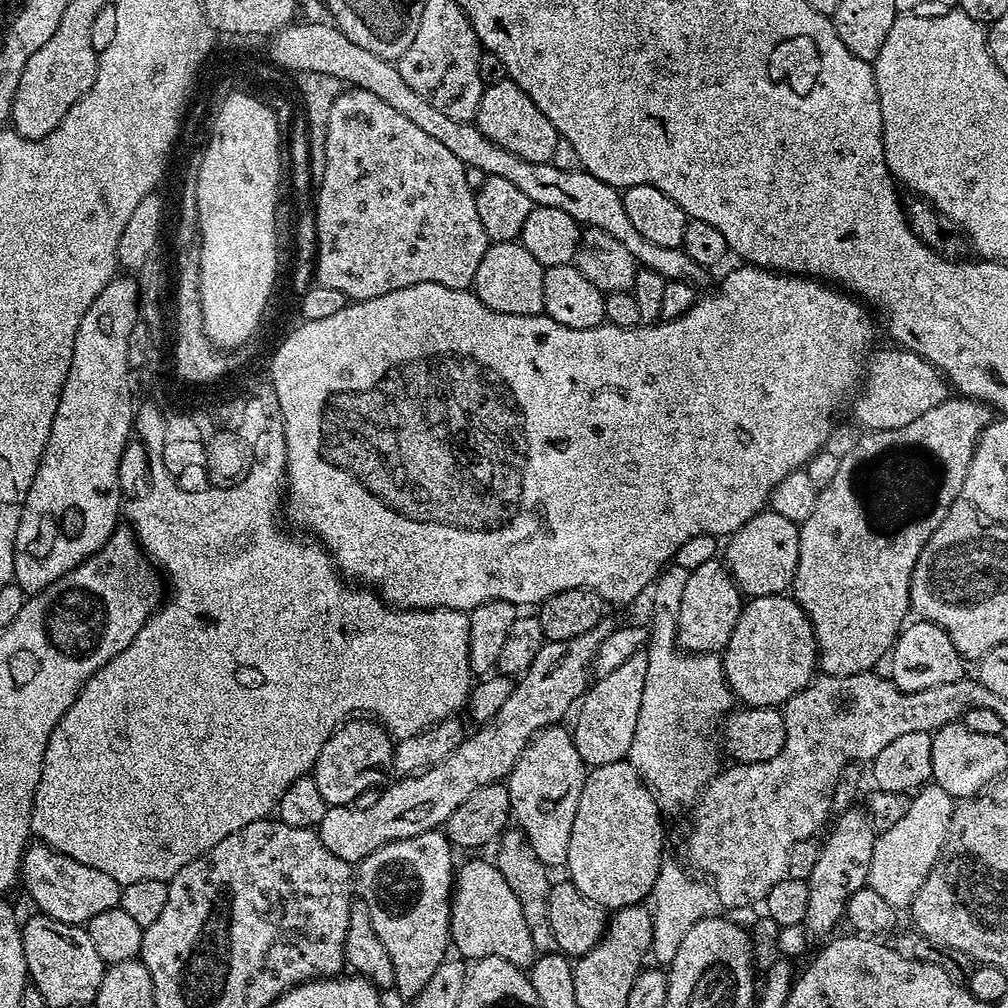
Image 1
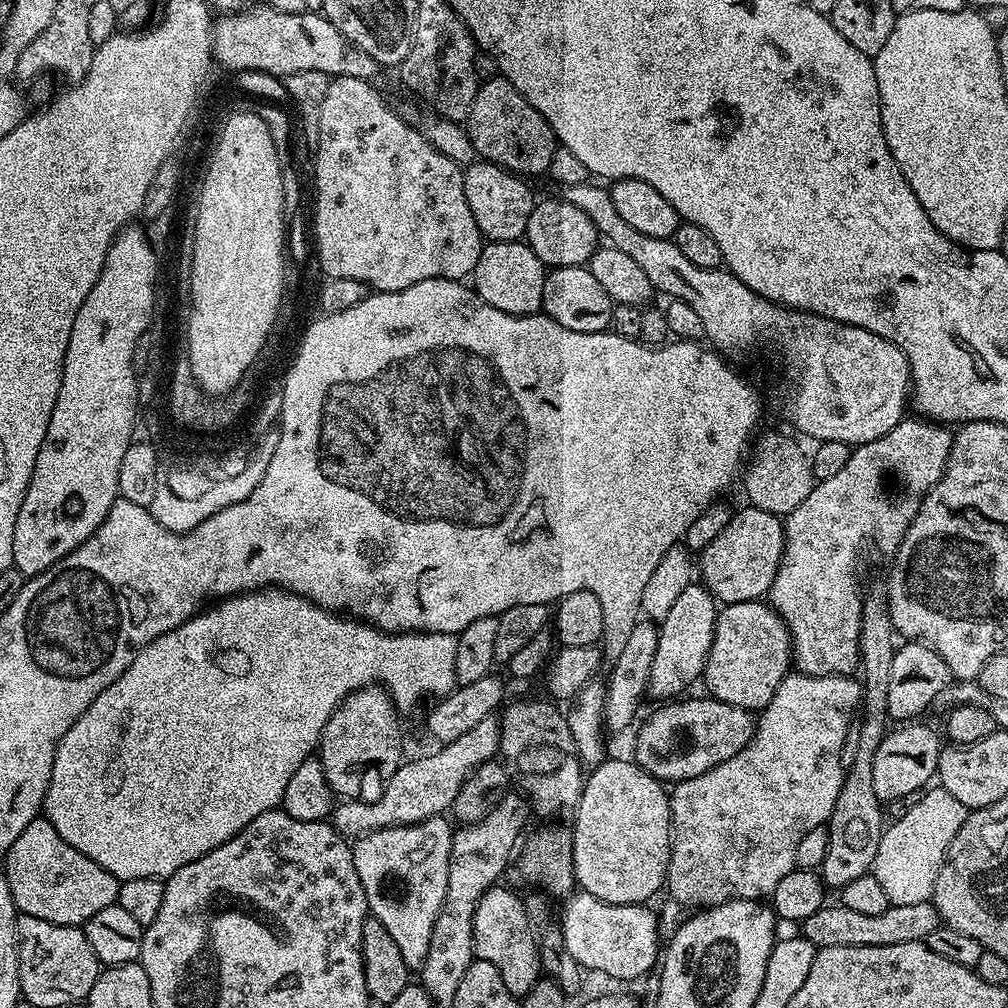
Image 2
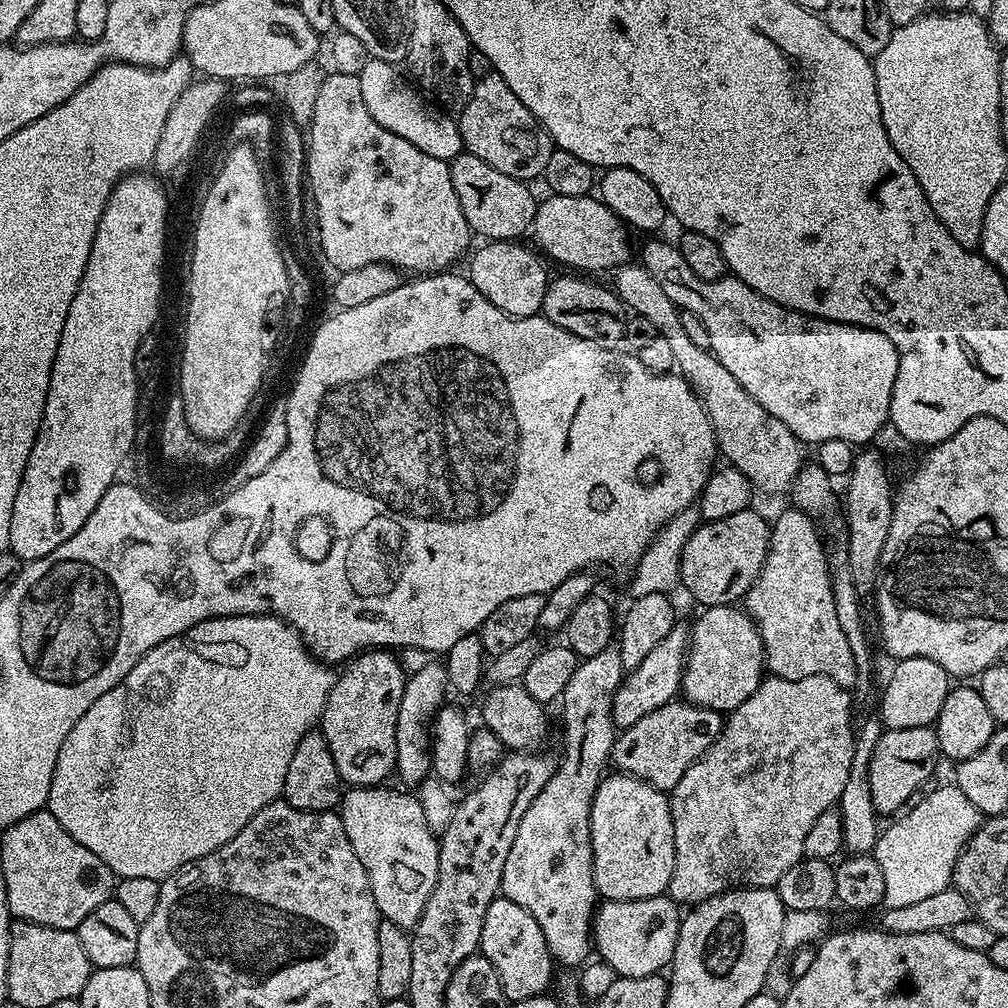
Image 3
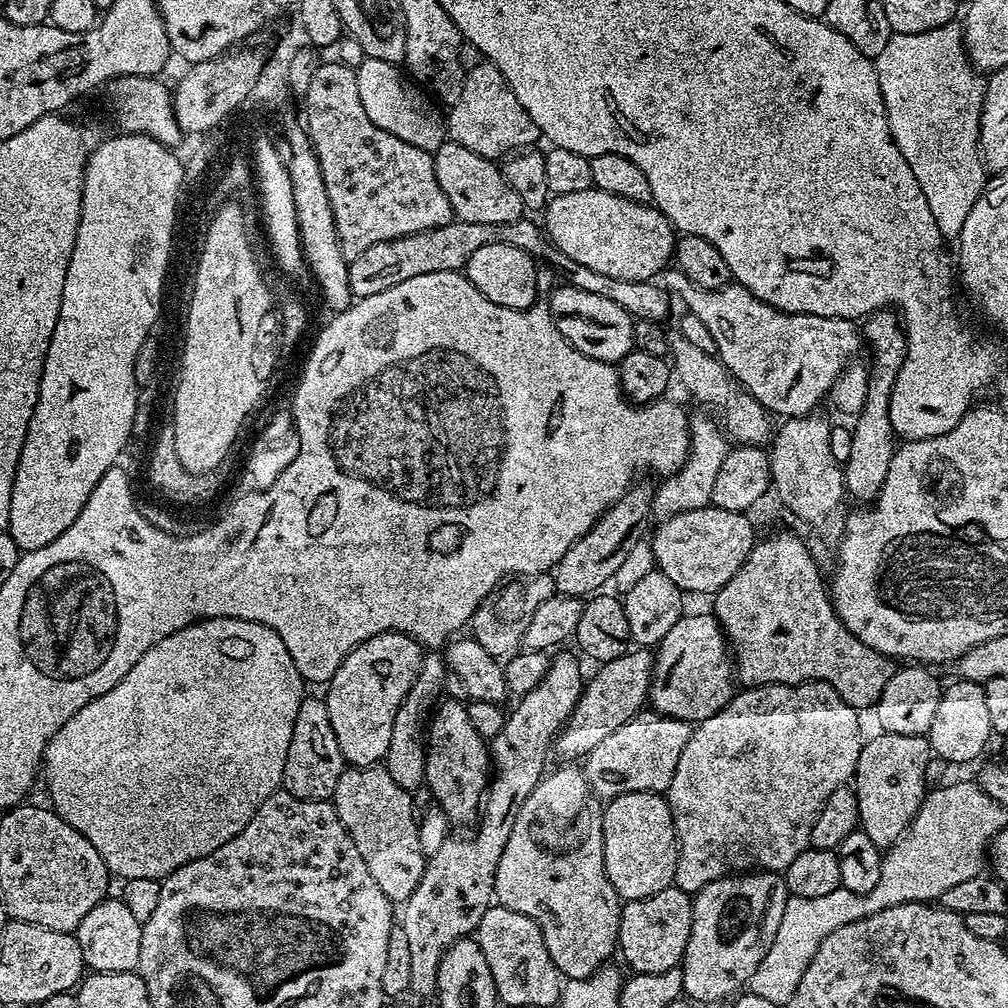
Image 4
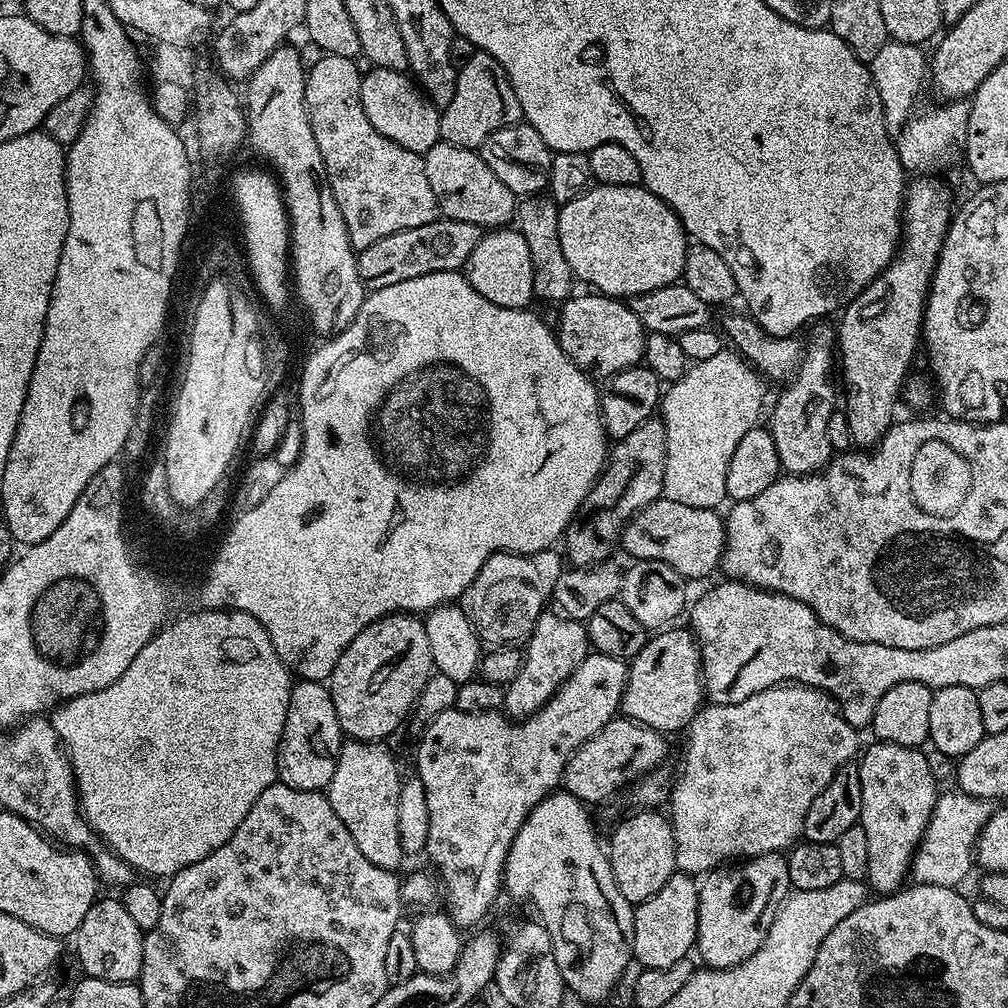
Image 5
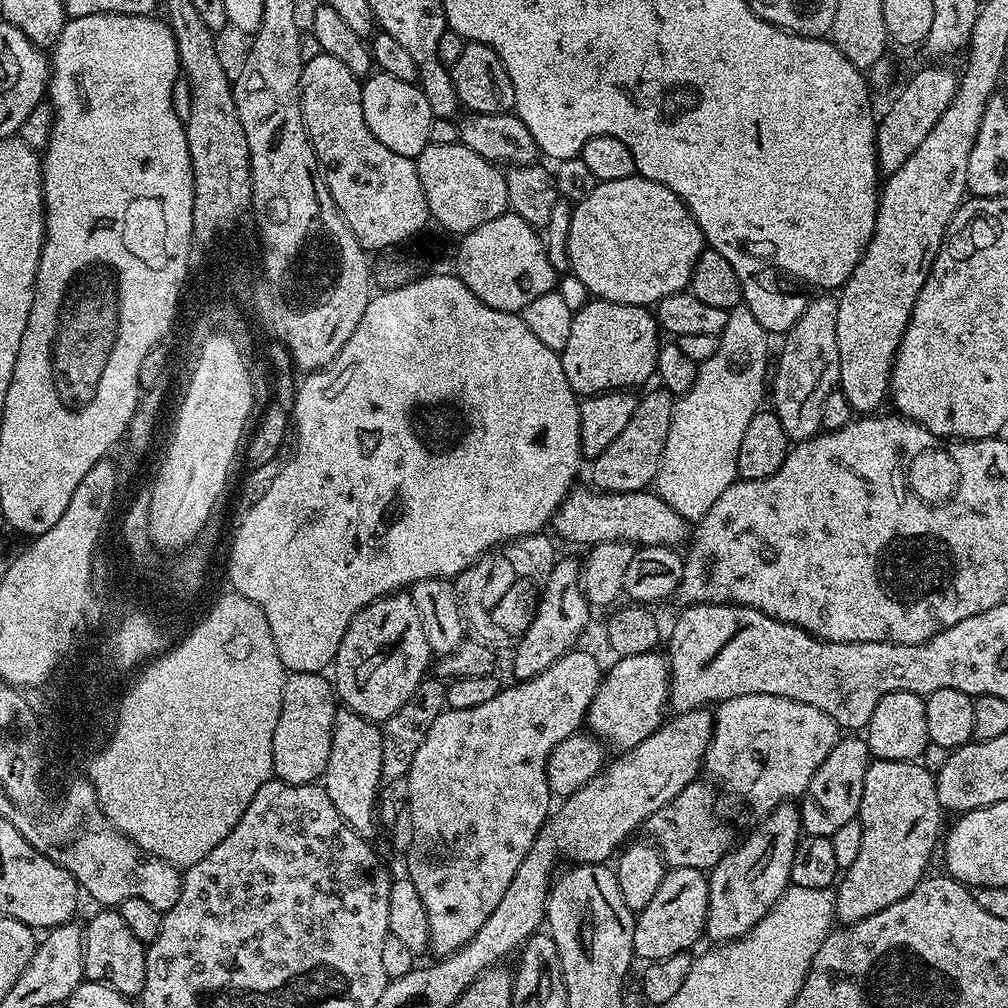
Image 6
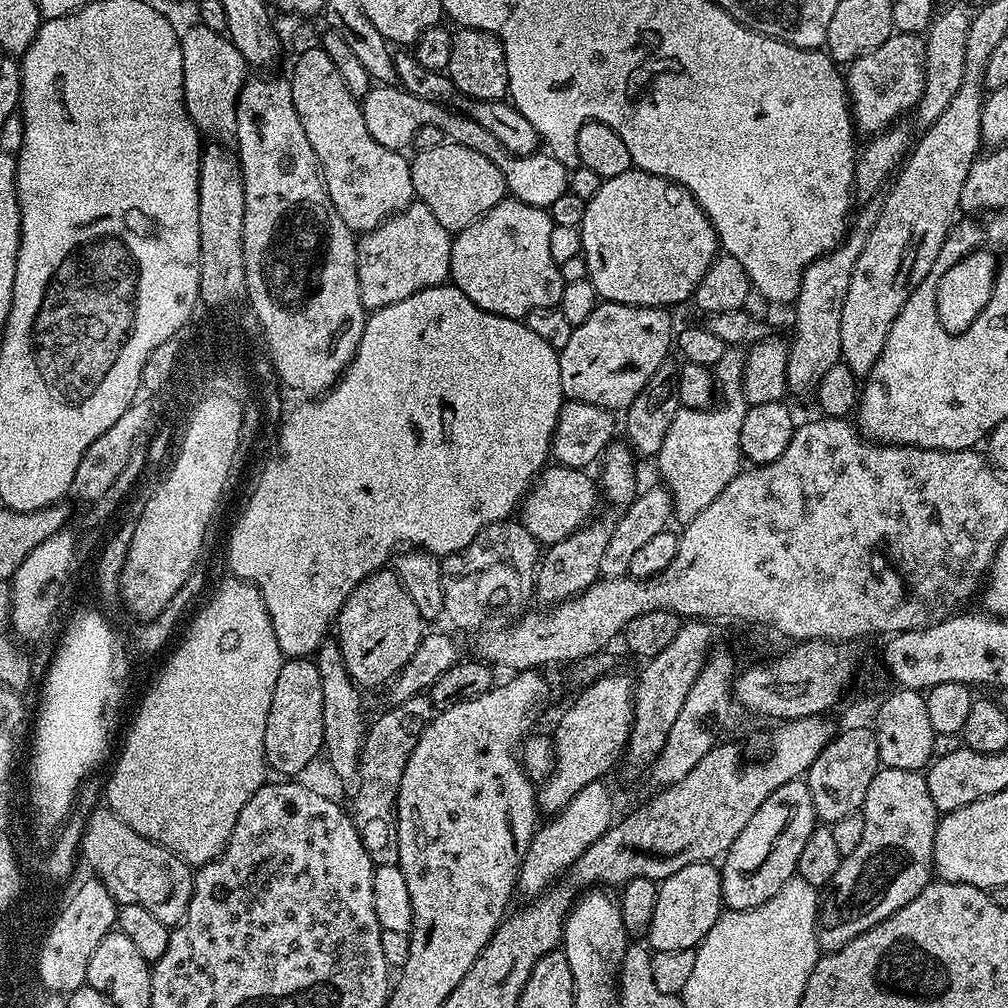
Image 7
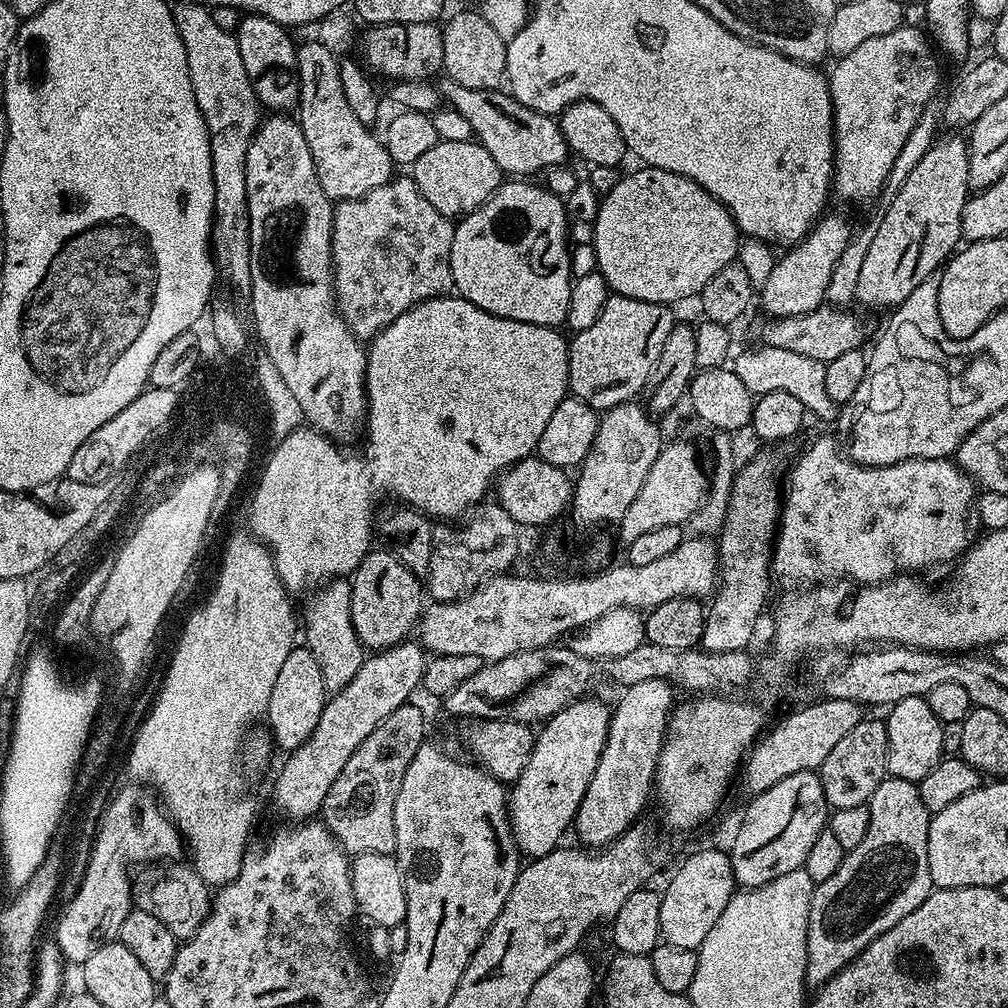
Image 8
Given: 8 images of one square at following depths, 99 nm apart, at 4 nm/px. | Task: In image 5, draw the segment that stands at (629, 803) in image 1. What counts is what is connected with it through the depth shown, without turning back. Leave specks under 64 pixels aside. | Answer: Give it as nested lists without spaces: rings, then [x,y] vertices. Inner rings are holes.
[[[636,810],[633,816],[628,816],[616,829],[612,832],[612,841],[607,841],[606,851],[608,861],[612,867],[614,874],[614,882],[618,882],[618,890],[622,890],[622,898],[626,898],[629,904],[635,906],[646,902],[646,898],[650,898],[654,894],[658,894],[658,890],[662,890],[662,886],[666,886],[666,882],[677,871],[676,867],[676,839],[672,833],[672,825],[667,815],[663,816],[660,810]]]

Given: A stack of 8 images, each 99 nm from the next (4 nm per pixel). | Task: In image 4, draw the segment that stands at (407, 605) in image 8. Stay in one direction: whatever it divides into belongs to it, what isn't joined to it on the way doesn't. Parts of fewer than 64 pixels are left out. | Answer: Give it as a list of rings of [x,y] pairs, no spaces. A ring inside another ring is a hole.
[[[387,632],[366,638],[340,663],[326,685],[326,703],[345,765],[370,768],[385,759],[394,716],[414,686],[425,655],[425,649],[414,638],[401,632]]]

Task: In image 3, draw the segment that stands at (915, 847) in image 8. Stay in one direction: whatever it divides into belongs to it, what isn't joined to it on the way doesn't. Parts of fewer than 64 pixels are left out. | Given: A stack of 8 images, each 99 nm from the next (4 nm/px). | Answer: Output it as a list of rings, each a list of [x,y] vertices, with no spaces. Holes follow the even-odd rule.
[[[914,726],[881,731],[878,746],[874,746],[874,754],[870,758],[868,771],[870,798],[874,798],[877,813],[899,813],[917,795],[919,784],[934,775],[937,771],[936,760],[940,759],[940,747],[935,727]]]

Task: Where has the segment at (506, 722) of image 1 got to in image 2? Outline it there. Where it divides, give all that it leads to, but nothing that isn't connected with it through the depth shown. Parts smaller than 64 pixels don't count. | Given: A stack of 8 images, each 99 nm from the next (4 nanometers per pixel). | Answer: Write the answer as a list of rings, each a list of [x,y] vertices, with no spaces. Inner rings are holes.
[[[495,715],[482,718],[474,730],[466,730],[462,738],[438,748],[438,752],[401,763],[394,775],[387,777],[379,798],[367,804],[364,798],[348,798],[332,809],[330,823],[345,838],[359,838],[374,829],[390,825],[416,824],[445,813],[460,793],[462,782],[478,766],[493,759],[500,747],[500,720]]]

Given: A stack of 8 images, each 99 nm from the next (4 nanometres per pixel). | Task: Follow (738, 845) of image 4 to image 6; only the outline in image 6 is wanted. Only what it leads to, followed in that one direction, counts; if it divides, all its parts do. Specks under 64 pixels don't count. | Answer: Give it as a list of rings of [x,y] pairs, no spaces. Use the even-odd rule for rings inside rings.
[[[742,694],[738,698],[721,700],[715,705],[712,741],[704,755],[703,771],[709,772],[713,776],[711,779],[721,789],[724,787],[730,795],[737,796],[759,814],[767,814],[780,804],[803,797],[804,791],[810,786],[810,778],[814,778],[814,770],[826,762],[826,754],[834,750],[841,736],[840,725],[832,721],[830,714],[818,710],[818,706],[774,694]]]

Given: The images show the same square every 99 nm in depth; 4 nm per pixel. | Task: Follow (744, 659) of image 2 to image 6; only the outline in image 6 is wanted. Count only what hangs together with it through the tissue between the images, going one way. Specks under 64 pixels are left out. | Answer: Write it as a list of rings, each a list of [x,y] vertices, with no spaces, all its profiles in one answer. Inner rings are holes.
[[[653,650],[642,654],[621,656],[615,661],[617,664],[609,672],[607,669],[603,673],[600,688],[596,691],[596,696],[592,699],[591,706],[588,707],[586,717],[587,727],[592,727],[589,728],[591,735],[595,736],[597,740],[601,742],[612,740],[616,750],[627,750],[638,746],[638,742],[650,738],[650,734],[654,734],[654,730],[658,730],[661,724],[665,723],[664,708],[666,712],[670,673],[667,659],[661,653],[659,656],[658,653],[659,651]]]

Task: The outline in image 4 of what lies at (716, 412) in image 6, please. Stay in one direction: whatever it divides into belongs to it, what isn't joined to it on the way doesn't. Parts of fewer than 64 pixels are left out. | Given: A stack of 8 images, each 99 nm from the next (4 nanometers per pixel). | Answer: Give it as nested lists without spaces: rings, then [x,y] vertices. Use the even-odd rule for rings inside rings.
[[[693,419],[690,424],[688,438],[688,457],[684,465],[663,481],[664,485],[656,488],[656,497],[652,500],[651,515],[657,521],[669,520],[674,514],[682,514],[686,510],[698,510],[709,507],[714,494],[714,481],[718,478],[718,470],[726,458],[730,441],[724,435],[715,419]]]

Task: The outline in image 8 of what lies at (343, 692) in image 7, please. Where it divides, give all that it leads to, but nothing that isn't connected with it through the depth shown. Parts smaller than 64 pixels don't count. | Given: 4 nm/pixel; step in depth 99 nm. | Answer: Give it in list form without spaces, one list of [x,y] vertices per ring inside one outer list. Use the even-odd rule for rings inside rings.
[[[336,578],[323,585],[324,596],[307,597],[308,605],[304,608],[304,640],[303,643],[314,654],[318,662],[318,670],[322,670],[322,682],[325,693],[333,694],[358,673],[366,655],[366,649],[360,643],[354,624],[350,618],[351,583],[344,578]]]

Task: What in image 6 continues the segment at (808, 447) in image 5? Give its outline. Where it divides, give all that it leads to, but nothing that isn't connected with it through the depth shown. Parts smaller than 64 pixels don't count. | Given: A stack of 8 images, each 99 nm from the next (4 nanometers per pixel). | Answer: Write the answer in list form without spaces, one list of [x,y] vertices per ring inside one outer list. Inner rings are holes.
[[[816,294],[809,299],[808,305],[802,310],[802,314],[798,318],[798,322],[794,322],[794,326],[789,332],[783,333],[782,340],[784,345],[780,348],[780,361],[775,361],[774,371],[770,376],[770,404],[776,413],[778,422],[782,422],[782,430],[786,430],[789,441],[799,442],[808,440],[811,436],[817,435],[821,431],[820,423],[822,422],[822,405],[826,403],[826,397],[830,393],[837,391],[840,382],[840,363],[838,362],[838,299],[832,294]]]

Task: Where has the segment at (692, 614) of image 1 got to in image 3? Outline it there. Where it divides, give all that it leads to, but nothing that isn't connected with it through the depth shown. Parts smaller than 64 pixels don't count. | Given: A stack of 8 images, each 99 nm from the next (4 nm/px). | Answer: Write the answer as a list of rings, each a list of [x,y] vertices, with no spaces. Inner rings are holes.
[[[676,623],[670,634],[666,634],[666,638],[662,638],[662,642],[658,642],[658,646],[654,646],[654,650],[646,654],[646,658],[642,658],[638,667],[625,675],[612,699],[612,720],[617,729],[634,726],[638,718],[646,718],[646,714],[658,710],[658,706],[666,706],[677,699],[684,677],[684,661],[688,655],[689,639],[689,629],[683,628],[683,623]]]

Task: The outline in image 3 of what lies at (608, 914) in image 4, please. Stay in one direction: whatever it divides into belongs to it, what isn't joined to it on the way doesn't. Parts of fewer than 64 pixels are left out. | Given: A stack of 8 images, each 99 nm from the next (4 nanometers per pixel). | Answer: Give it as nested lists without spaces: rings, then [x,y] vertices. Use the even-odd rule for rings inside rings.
[[[616,646],[577,663],[562,697],[564,761],[559,761],[550,782],[546,782],[538,798],[530,802],[526,814],[522,814],[514,846],[510,846],[506,866],[502,866],[503,899],[518,902],[542,926],[546,946],[553,961],[564,964],[560,966],[583,965],[589,959],[588,951],[591,953],[594,948],[592,926],[598,893],[592,869],[590,814],[594,794],[609,767],[618,735],[612,720],[612,699],[625,675],[620,649]]]

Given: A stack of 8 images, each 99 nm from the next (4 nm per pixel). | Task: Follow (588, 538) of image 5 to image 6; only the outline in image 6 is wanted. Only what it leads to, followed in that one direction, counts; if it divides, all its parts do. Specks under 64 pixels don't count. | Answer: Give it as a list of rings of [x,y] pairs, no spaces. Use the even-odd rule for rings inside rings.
[[[663,390],[648,392],[637,399],[634,418],[630,418],[622,434],[618,434],[618,438],[614,438],[614,442],[610,442],[610,446],[591,461],[591,487],[601,492],[640,494],[647,484],[649,487],[655,481],[666,446],[666,434],[670,434],[673,403],[672,393]]]

